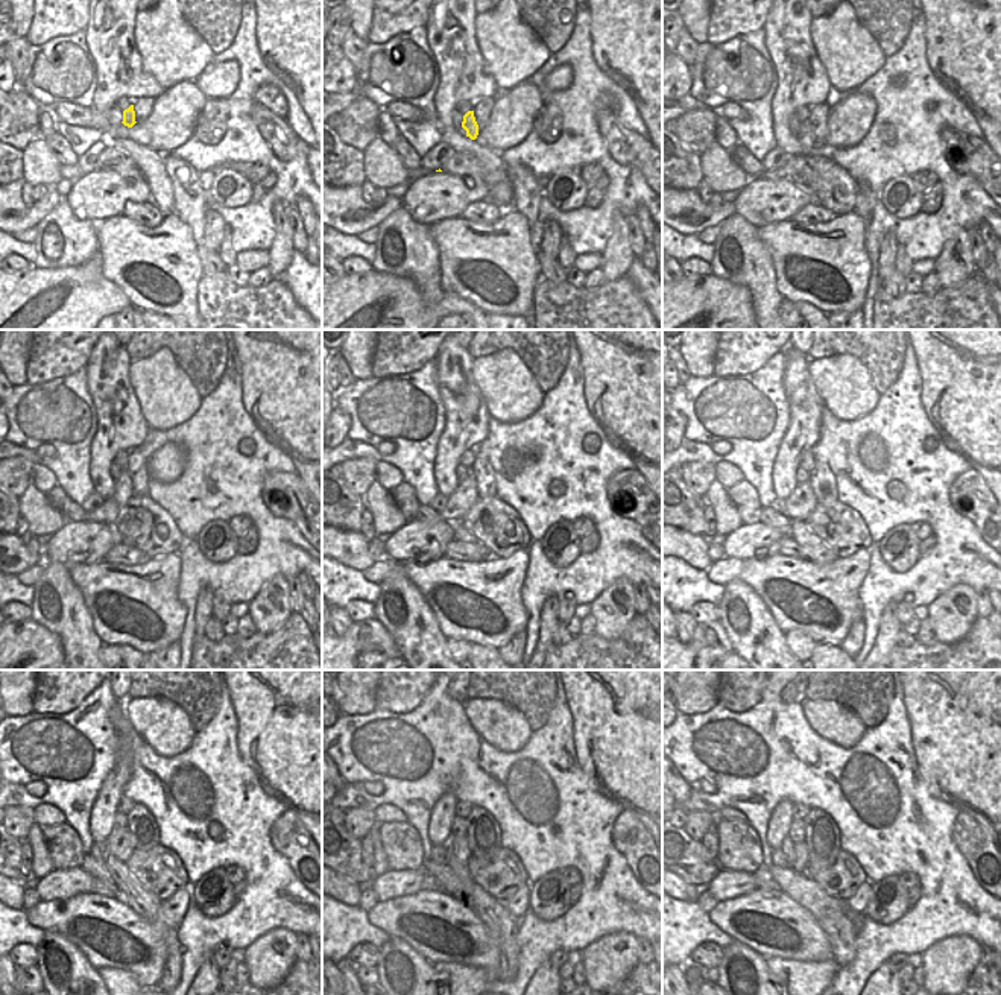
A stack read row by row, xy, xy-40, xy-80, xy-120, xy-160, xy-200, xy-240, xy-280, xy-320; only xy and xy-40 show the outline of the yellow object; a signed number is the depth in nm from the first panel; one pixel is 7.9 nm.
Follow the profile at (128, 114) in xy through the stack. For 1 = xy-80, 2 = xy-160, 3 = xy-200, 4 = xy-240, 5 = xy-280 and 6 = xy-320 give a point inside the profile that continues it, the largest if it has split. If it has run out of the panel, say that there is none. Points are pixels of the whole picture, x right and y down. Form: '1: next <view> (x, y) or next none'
1: next xy-80 (807, 138)
2: next xy-160 (464, 497)
3: next xy-200 (799, 505)
4: next xy-240 (120, 843)
5: next xy-280 (459, 845)
6: next xy-320 (801, 862)

